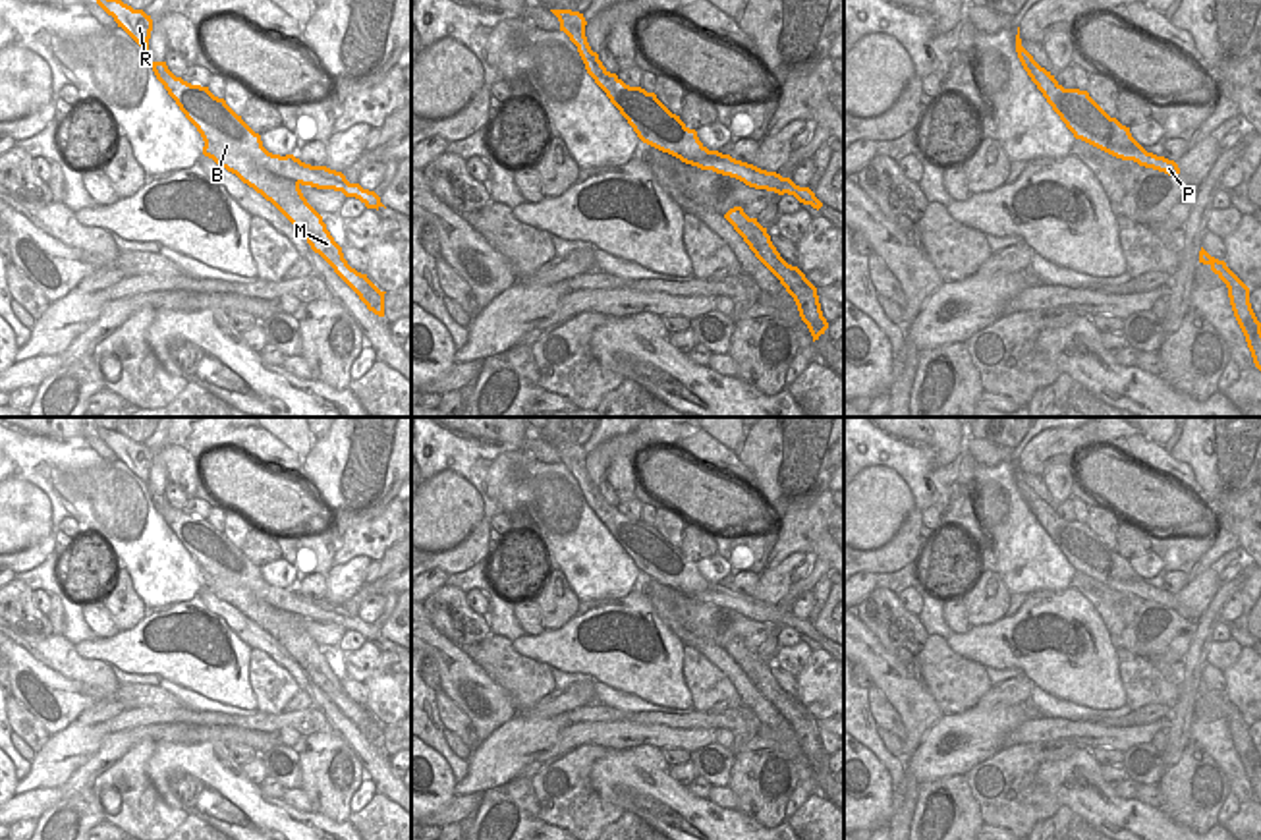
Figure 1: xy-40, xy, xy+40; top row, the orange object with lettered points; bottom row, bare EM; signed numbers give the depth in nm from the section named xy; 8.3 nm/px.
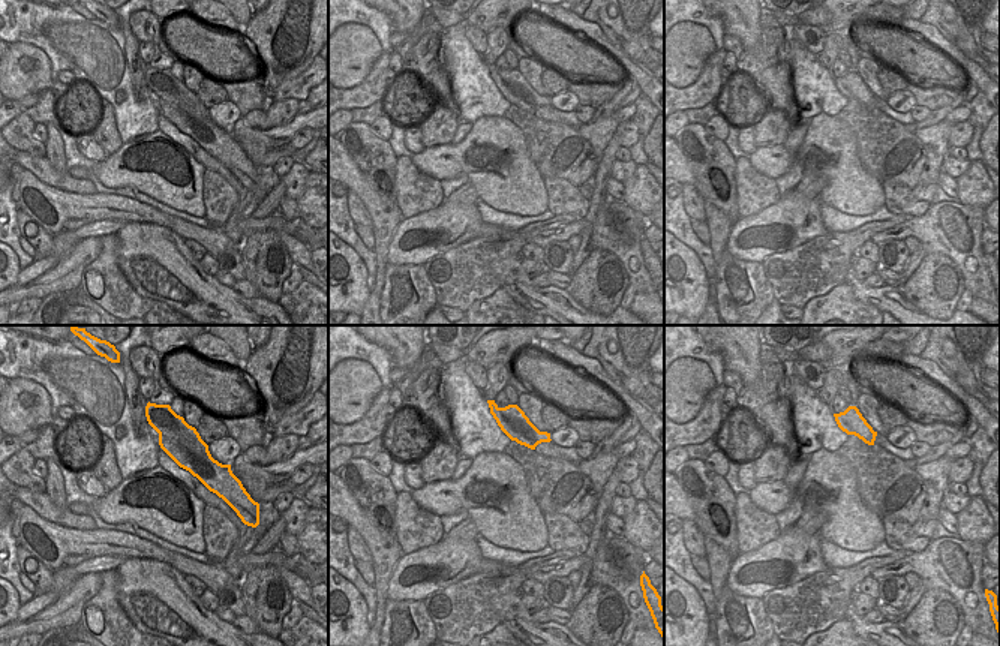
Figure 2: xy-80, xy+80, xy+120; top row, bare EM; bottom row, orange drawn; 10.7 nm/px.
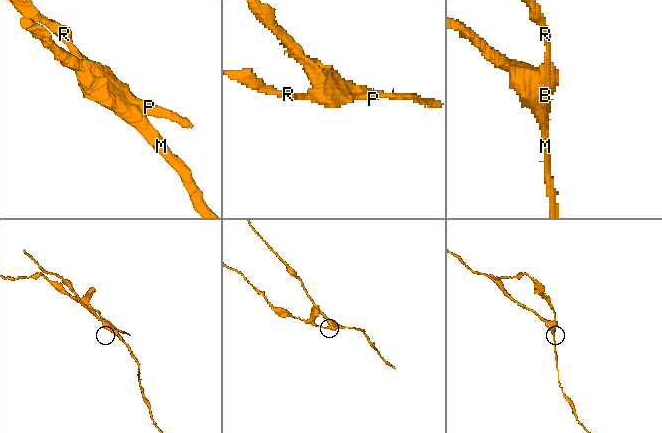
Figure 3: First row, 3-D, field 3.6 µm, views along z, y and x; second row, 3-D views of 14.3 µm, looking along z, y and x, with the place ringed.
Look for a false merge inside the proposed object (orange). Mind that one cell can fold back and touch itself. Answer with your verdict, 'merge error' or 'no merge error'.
merge error

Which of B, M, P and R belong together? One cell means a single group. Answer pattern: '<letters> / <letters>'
B M / P R

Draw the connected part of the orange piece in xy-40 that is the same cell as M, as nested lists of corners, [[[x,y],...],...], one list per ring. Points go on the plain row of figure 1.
[[[214,545],[193,550],[191,556],[205,574],[203,587],[212,591],[220,601],[236,606],[243,616],[270,633],[307,672],[311,682],[359,728],[367,742],[384,749],[386,724],[380,724],[367,707],[348,697],[342,680],[326,662],[322,649],[303,630],[299,616],[280,610],[257,597],[249,589],[251,572],[239,568],[234,560],[218,558]]]

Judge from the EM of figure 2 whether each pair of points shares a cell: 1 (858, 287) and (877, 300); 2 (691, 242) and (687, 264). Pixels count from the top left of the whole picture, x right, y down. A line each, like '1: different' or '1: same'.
1: same
2: different

